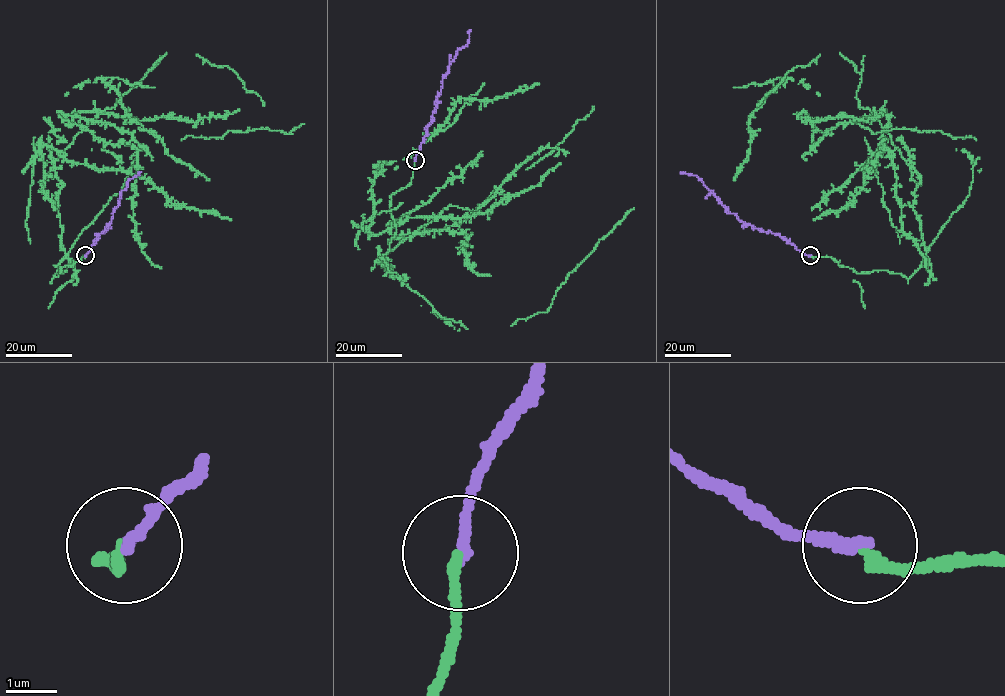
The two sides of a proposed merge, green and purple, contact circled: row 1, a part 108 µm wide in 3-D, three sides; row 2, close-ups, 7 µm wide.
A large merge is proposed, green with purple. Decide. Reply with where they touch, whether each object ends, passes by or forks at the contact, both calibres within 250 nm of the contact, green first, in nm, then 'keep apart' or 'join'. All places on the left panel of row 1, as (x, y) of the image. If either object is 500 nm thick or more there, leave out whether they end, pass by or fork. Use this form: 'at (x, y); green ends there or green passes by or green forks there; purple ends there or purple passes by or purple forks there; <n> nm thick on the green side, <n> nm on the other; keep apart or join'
at (85, 255); green ends there; purple ends there; 220 nm thick on the green side, 240 nm on the other; join

